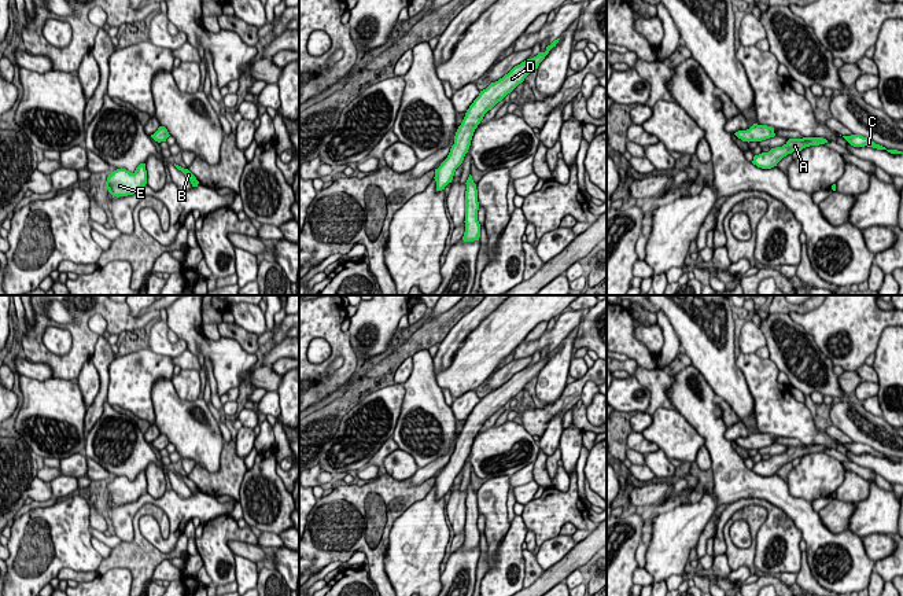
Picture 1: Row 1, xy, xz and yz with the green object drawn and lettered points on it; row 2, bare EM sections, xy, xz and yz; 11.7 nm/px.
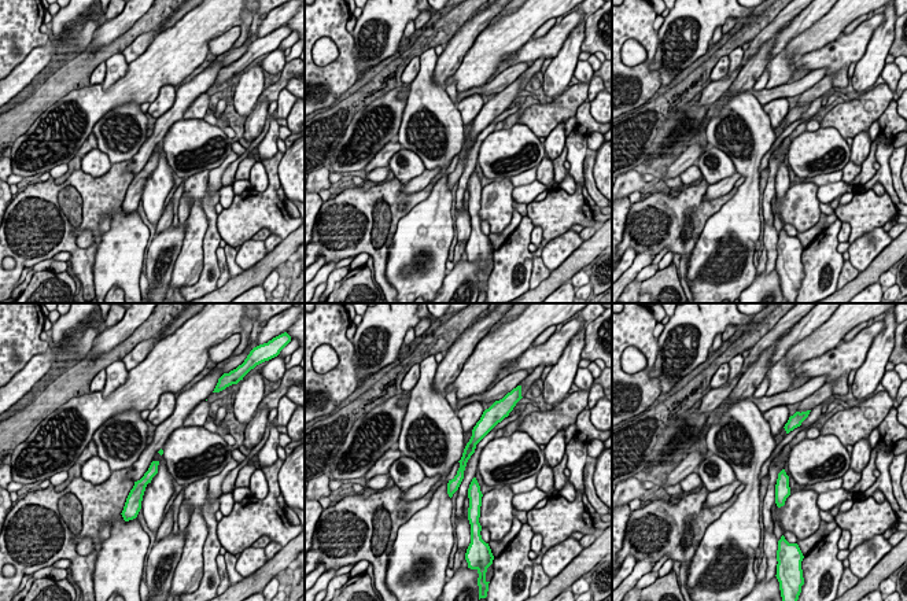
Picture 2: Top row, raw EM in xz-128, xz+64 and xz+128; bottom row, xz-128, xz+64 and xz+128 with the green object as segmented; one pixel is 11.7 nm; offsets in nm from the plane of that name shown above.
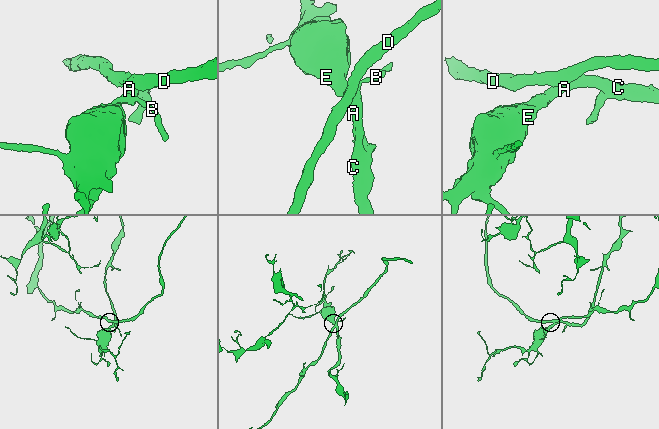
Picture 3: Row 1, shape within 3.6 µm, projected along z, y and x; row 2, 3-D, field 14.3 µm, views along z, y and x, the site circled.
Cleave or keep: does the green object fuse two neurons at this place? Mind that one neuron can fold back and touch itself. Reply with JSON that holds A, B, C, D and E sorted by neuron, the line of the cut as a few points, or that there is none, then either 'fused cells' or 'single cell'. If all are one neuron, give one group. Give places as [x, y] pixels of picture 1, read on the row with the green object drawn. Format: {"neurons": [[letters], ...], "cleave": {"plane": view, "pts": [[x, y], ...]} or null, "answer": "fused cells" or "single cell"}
{"neurons": [["A", "B", "C", "D", "E"]], "cleave": null, "answer": "single cell"}

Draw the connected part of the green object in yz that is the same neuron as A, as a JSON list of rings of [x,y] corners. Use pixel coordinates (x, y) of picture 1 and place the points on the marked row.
[[[823,137],[789,139],[782,147],[775,147],[769,152],[755,155],[752,163],[762,169],[771,169],[777,166],[784,157],[792,154],[793,151],[801,151],[806,147],[825,143],[828,143],[828,140]]]

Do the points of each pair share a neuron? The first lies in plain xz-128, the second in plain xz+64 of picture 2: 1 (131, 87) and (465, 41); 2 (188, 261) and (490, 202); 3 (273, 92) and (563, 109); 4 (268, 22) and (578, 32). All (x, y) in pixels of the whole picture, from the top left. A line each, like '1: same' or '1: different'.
1: different
2: same
3: same
4: different

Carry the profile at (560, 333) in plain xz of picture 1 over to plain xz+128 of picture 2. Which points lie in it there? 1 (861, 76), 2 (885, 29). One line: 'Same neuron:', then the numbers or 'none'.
Same neuron: none

